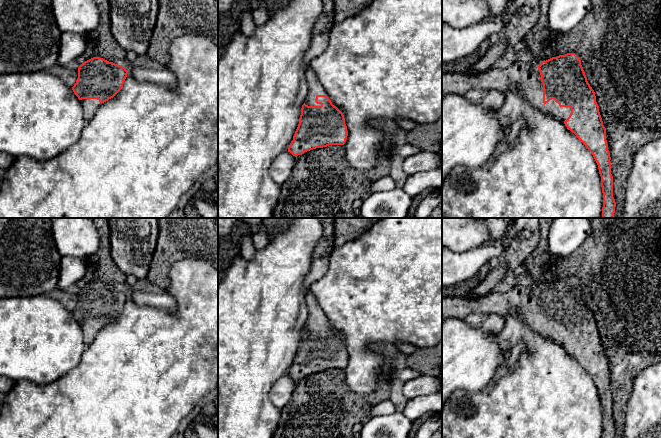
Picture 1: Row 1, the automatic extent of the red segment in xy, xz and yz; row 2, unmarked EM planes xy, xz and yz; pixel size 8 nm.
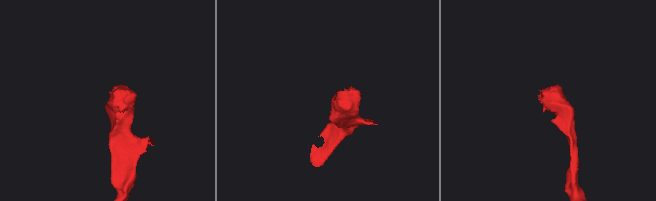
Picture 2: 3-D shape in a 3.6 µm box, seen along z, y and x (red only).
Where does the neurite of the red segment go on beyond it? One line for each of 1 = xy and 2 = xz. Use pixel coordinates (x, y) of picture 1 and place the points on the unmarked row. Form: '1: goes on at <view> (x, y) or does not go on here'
1: goes on at xy (90, 330)
2: goes on at xz (315, 312)

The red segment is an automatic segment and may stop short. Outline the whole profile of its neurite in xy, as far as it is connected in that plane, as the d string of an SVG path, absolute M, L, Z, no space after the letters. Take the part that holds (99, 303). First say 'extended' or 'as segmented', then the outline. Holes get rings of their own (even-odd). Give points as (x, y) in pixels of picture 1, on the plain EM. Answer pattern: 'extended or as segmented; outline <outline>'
extended; outline M93 281L79 290L72 314L81 325L86 345L93 342L102 327L122 313L127 298L125 291L100 281Z

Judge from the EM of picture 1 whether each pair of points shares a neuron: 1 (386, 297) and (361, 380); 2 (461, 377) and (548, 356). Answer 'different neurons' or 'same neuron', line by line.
1: same neuron
2: different neurons

